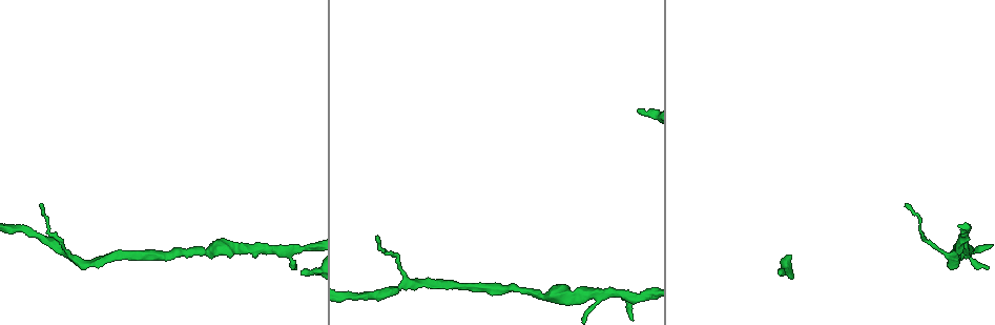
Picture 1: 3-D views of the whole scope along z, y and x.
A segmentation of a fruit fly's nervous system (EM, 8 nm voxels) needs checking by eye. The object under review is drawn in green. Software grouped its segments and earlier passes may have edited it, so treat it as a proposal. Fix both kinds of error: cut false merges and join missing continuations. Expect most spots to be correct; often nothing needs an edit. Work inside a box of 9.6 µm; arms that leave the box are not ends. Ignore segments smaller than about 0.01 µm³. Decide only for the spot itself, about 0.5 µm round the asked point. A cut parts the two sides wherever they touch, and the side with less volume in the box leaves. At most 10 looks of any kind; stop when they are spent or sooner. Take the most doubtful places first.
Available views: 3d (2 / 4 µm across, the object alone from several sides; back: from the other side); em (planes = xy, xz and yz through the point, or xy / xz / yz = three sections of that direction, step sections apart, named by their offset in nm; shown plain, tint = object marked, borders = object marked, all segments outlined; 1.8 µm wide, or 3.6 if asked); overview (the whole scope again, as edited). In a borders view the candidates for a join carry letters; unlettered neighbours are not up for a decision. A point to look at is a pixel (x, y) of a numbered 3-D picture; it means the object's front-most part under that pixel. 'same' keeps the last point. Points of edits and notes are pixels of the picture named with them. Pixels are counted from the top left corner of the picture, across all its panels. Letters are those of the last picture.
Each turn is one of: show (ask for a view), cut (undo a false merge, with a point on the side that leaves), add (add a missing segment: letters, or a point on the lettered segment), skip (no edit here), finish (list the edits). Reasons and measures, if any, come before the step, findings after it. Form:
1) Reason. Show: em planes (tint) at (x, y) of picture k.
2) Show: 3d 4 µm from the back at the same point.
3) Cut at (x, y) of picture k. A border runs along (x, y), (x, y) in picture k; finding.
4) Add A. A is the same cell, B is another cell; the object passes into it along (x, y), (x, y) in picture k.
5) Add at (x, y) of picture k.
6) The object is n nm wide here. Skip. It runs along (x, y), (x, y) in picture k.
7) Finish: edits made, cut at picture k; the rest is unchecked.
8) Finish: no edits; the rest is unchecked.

Thin end. Show: em planes (plain) at (906, 204) of picture 1.

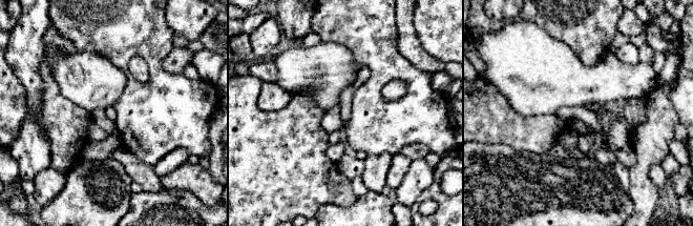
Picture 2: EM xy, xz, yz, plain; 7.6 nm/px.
With the object marked. Show: em planes (tint) at the same point.

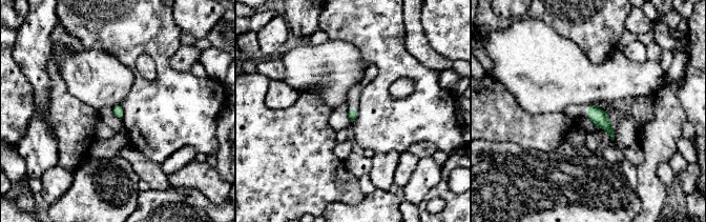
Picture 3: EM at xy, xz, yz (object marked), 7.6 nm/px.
Show: em planes (borders) at the same point.

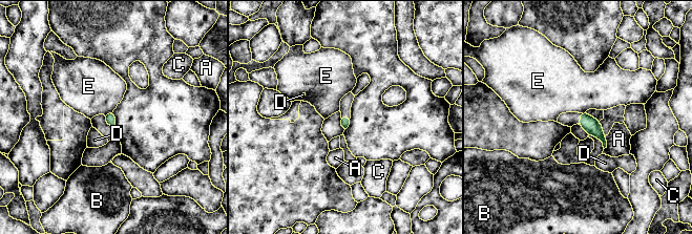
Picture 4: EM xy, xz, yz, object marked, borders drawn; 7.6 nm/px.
Skip. A, B, C, D and E are other cells; a border runs along (111, 111), (104, 115) in picture 4; no lettered segment goes on from it.

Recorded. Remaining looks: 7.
Three-way junction. Show: em planes (borders) at (952, 258) of picture 1.

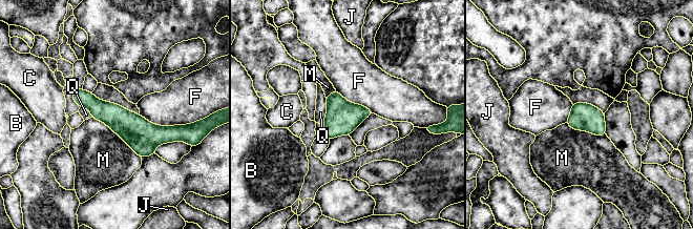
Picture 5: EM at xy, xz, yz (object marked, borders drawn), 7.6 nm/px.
The object is 220 nm wide here. Skip. B, C, F, J, M and Q are other cells; it runs along (76, 92), (135, 131), (173, 129) in picture 5; continuous, no second neuron.

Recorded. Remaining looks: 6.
Abrupt turn. Show: 3d 4 µm at (617, 294) of picture 1.

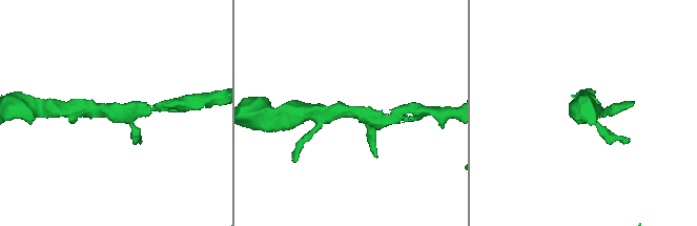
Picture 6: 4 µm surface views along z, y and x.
Now the EM. Show: em planes (tint) at (351, 110) of picture 6.

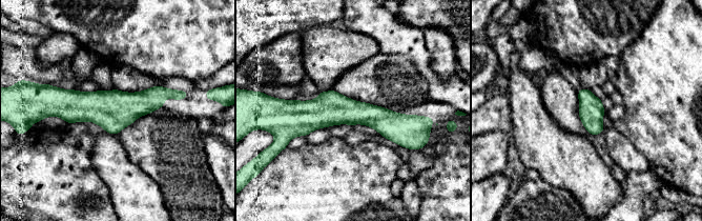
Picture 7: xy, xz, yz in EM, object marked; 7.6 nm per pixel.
Show: em planes (borders) at the same point.

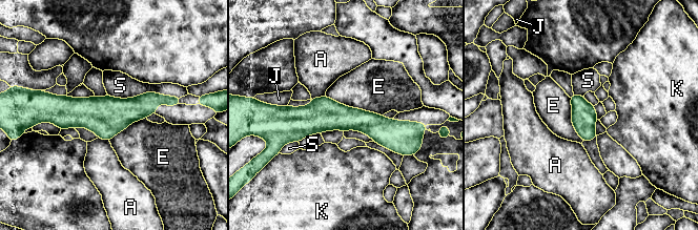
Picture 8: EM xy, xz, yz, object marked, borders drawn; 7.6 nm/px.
The longest contact is with S, 550 nm. Skip. A, E, J, K and S are other cells; a border runs along (325, 96), (348, 106), (383, 116) in picture 8; continuous, no second neuron.

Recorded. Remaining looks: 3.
Calibre changes. Show: em xy step 4 (tint) at (540, 296) of picture 1.

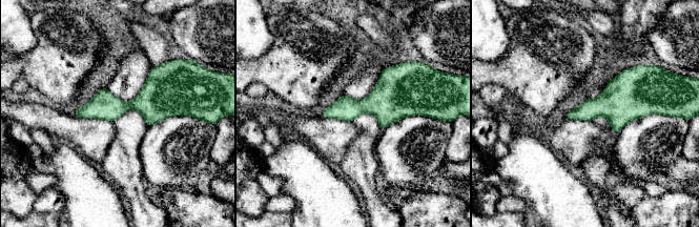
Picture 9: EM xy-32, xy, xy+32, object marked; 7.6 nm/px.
Show: em planes (tint) at the same point.

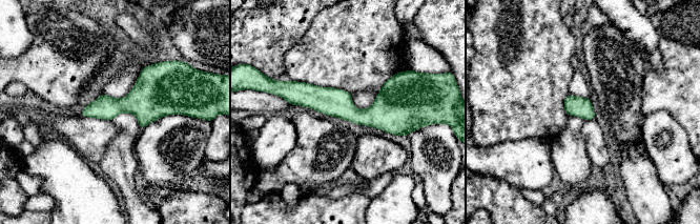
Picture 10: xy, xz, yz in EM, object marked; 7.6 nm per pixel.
Show: em planes (borders) at the same point.

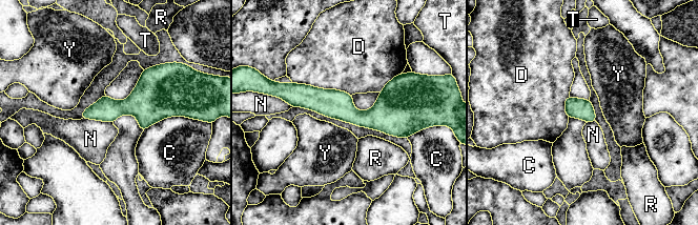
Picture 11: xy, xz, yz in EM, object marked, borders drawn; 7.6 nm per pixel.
Skip. C, D, N, R, T and Y are other cells; it runs along (288, 97), (354, 117), (412, 107) in picture 11; one neuron here.

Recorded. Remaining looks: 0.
Finish: no edits; the rest is unchecked.

